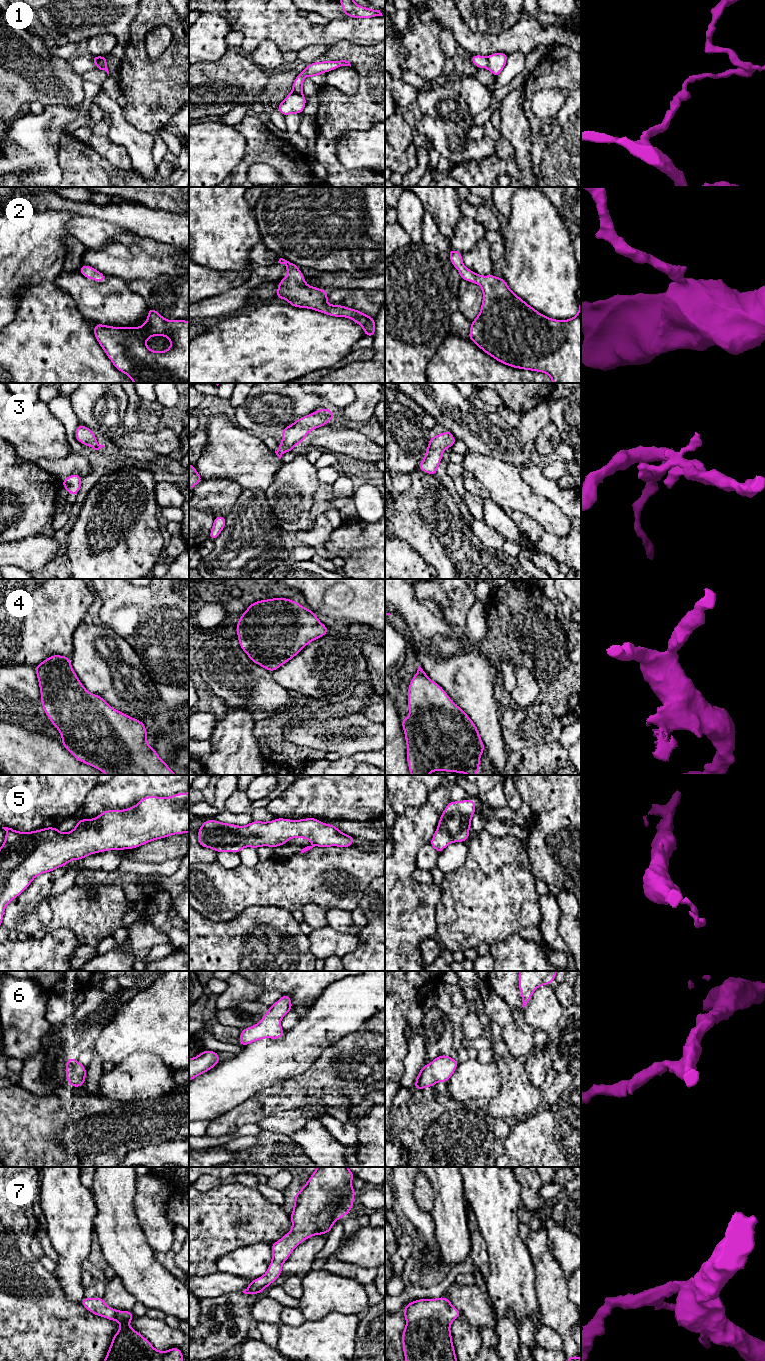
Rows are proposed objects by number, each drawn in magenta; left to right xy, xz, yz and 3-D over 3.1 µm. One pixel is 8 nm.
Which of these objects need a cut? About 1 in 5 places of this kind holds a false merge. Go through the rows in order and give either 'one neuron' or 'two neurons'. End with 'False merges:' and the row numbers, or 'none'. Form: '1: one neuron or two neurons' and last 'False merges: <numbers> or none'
1: two neurons
2: one neuron
3: one neuron
4: one neuron
5: one neuron
6: one neuron
7: one neuron
False merges: 1

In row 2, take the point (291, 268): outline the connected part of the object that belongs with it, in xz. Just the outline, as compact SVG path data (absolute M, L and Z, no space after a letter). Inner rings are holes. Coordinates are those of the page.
M280 258L278 263L286 265L288 275L277 286L275 298L287 300L290 306L313 309L333 317L346 317L364 329L364 336L375 336L375 319L365 313L345 307L343 305L330 305L327 303L328 291L305 283L305 277L299 267L292 262Z

